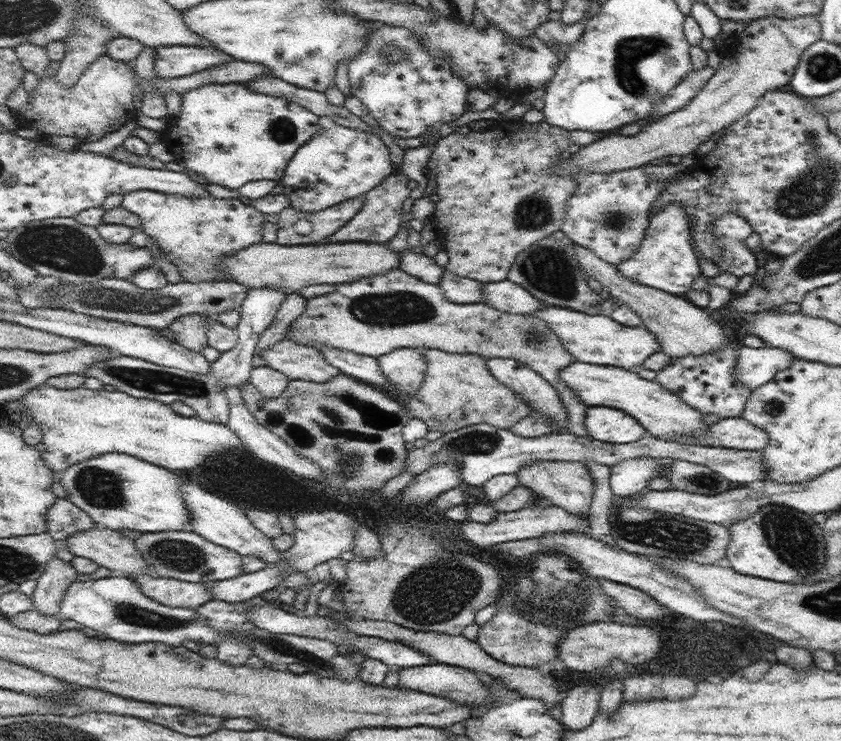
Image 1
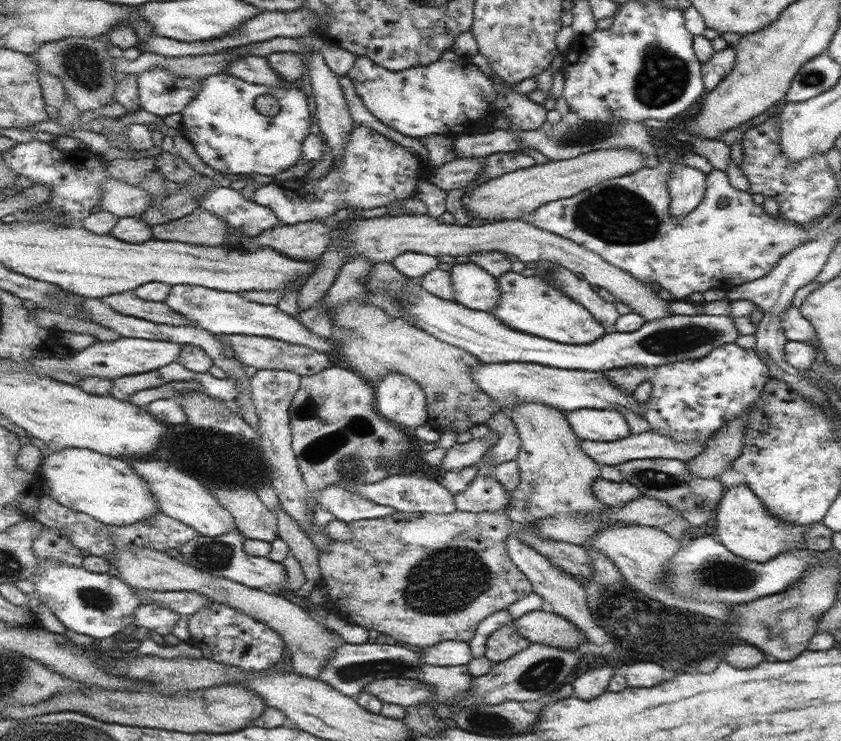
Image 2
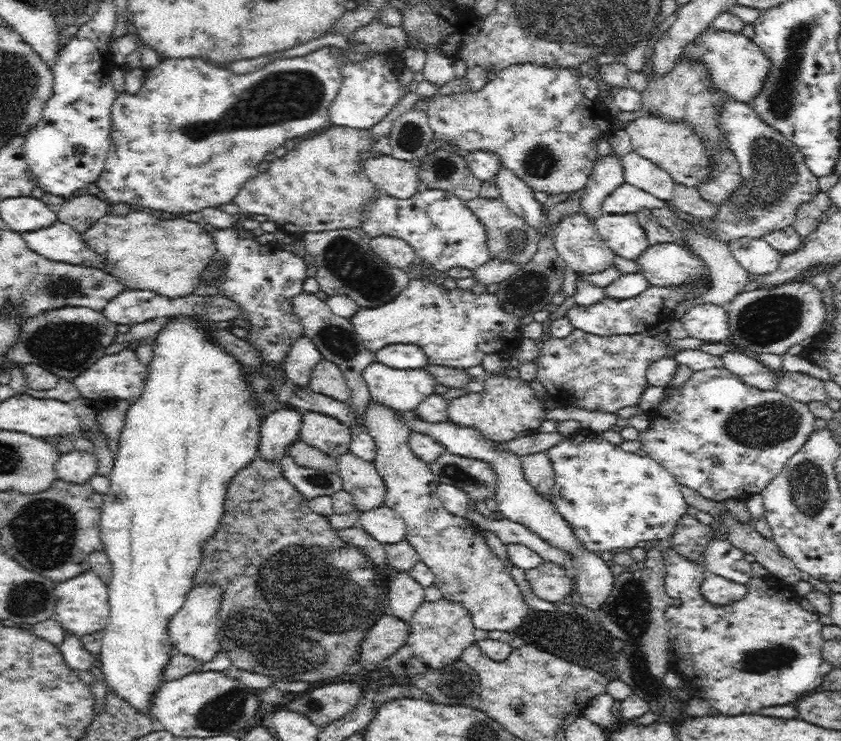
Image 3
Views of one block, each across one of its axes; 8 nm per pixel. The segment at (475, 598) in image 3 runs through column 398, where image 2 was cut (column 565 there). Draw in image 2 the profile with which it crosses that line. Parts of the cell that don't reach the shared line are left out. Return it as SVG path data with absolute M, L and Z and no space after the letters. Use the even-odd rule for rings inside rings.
M523 402L509 410L509 418L513 420L521 440L517 454L519 484L513 492L509 492L509 504L505 506L513 524L531 526L539 524L543 518L551 518L551 514L585 516L607 510L607 504L599 502L591 490L593 482L601 478L601 466L581 452L581 440L571 430L565 412L541 402Z

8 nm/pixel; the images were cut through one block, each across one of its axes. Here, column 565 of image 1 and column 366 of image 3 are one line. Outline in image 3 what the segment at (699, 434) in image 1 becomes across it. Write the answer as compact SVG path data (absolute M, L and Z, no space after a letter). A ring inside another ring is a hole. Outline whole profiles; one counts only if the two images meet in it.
M372 362L364 370L364 380L372 400L396 412L414 412L414 408L434 394L434 386L438 384L426 368L396 370L382 362Z

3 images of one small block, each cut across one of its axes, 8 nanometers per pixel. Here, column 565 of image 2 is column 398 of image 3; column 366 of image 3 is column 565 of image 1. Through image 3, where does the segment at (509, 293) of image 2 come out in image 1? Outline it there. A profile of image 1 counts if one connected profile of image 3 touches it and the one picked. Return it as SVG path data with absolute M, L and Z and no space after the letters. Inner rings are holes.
M539 308L531 318L539 318L547 328L555 332L555 336L561 340L565 350L569 350L575 358L575 362L587 362L595 366L619 366L623 370L633 368L635 364L643 364L645 358L651 354L659 352L659 342L651 330L645 326L633 328L633 326L621 326L613 322L609 316L601 314L581 314L575 310L565 310L565 308Z

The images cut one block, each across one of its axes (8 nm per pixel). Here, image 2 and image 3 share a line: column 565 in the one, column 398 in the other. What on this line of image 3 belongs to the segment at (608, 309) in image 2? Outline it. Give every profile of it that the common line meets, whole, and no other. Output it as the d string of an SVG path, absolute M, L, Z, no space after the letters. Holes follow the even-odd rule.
M344 228L344 230L322 230L304 234L304 244L308 258L318 268L316 280L320 284L320 294L324 298L344 294L358 302L360 310L382 308L386 302L392 302L402 290L408 288L410 276L408 270L400 270L378 260L370 248L370 238L364 236L362 228Z

